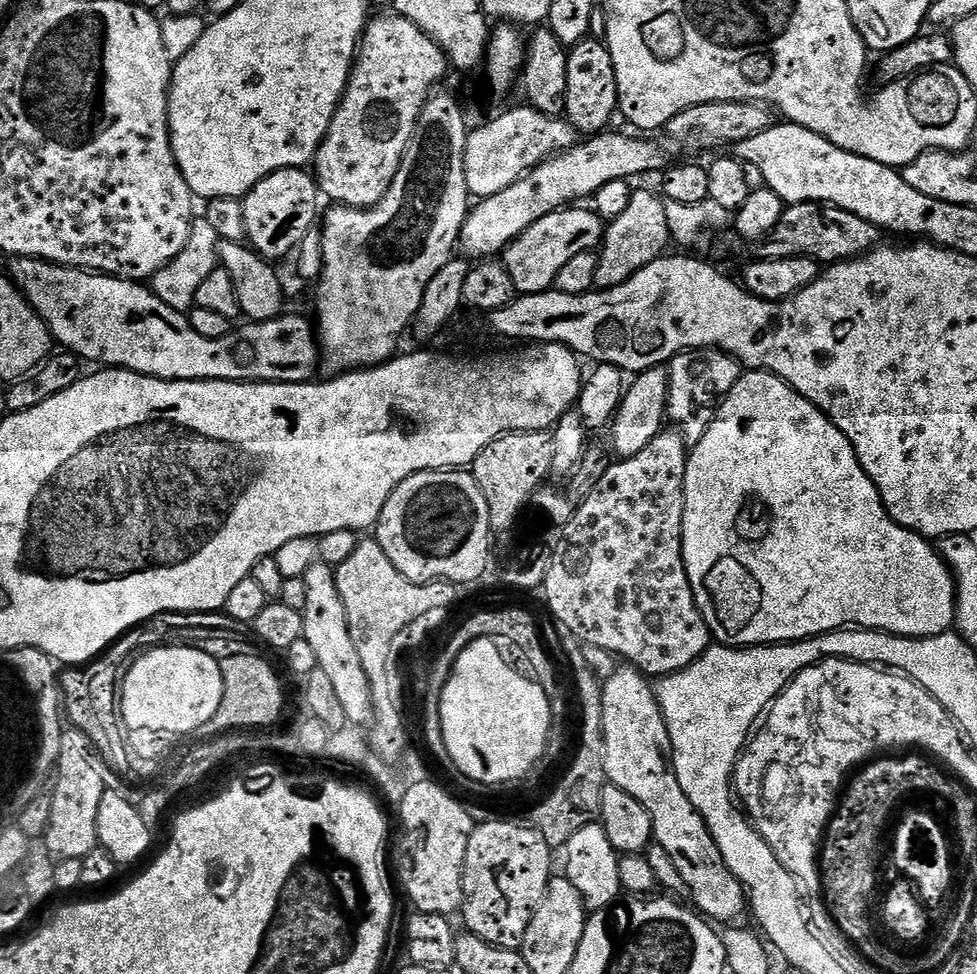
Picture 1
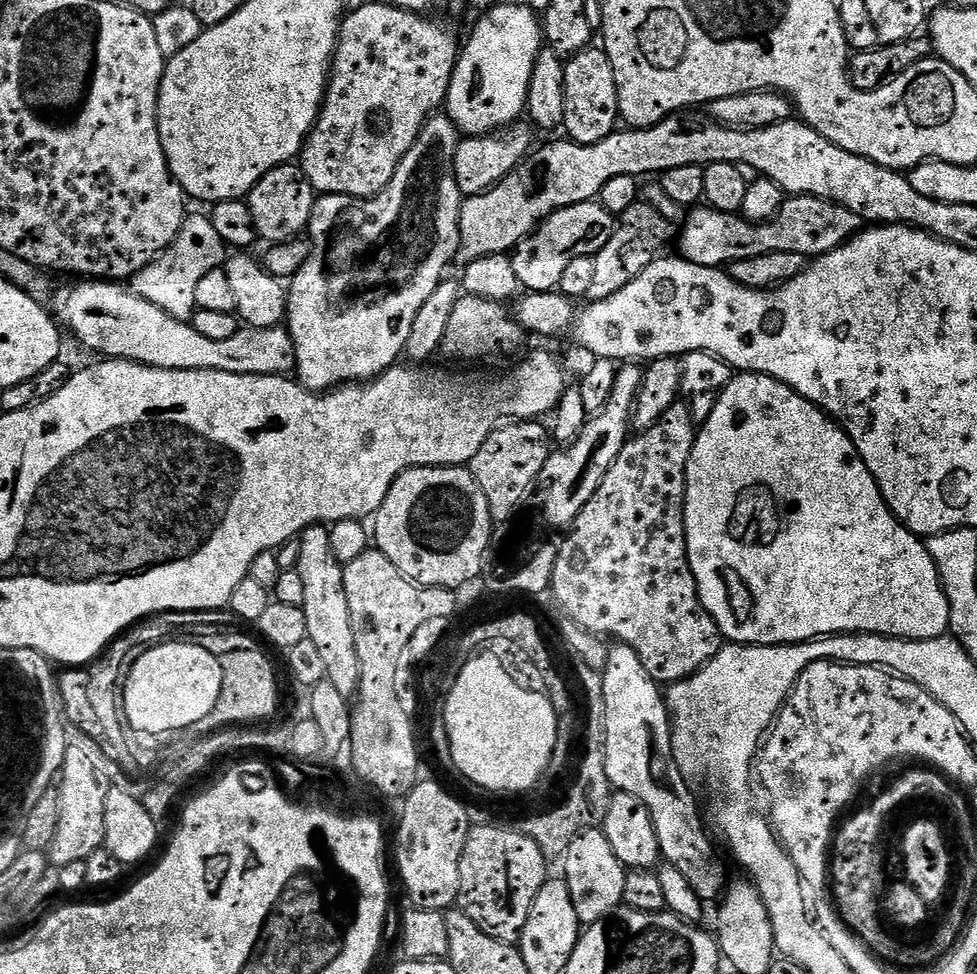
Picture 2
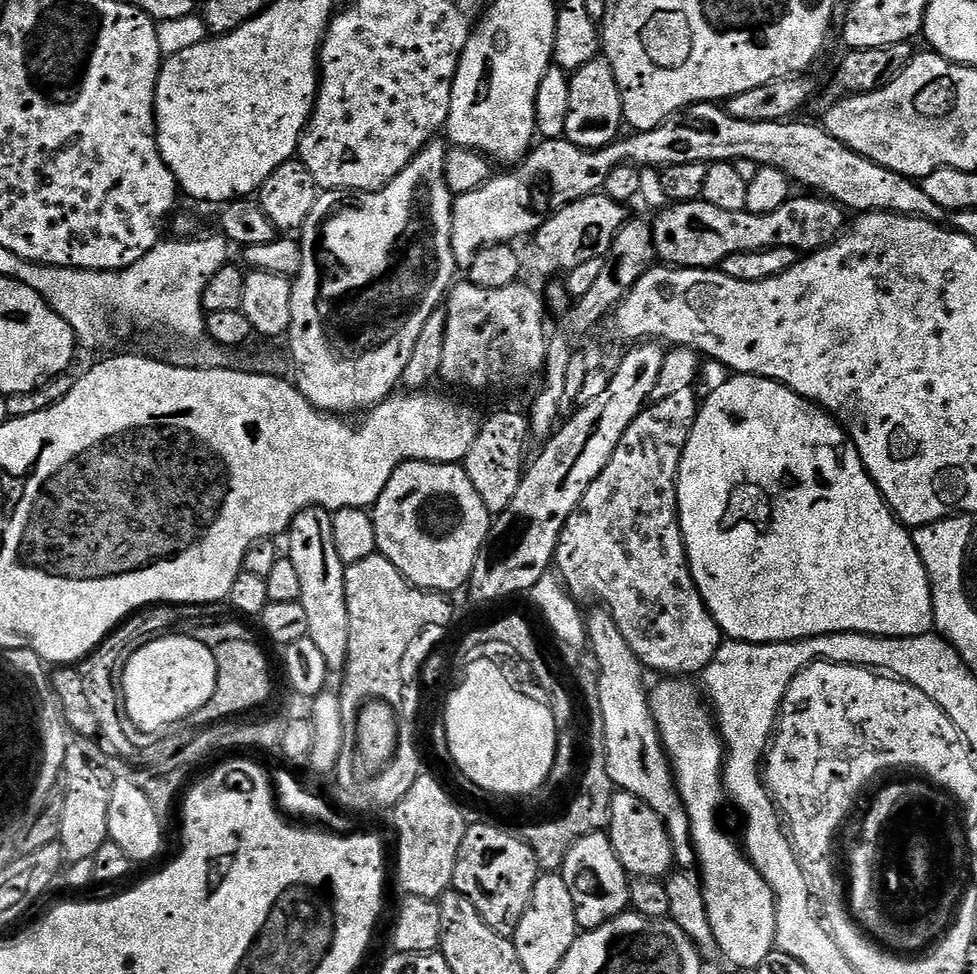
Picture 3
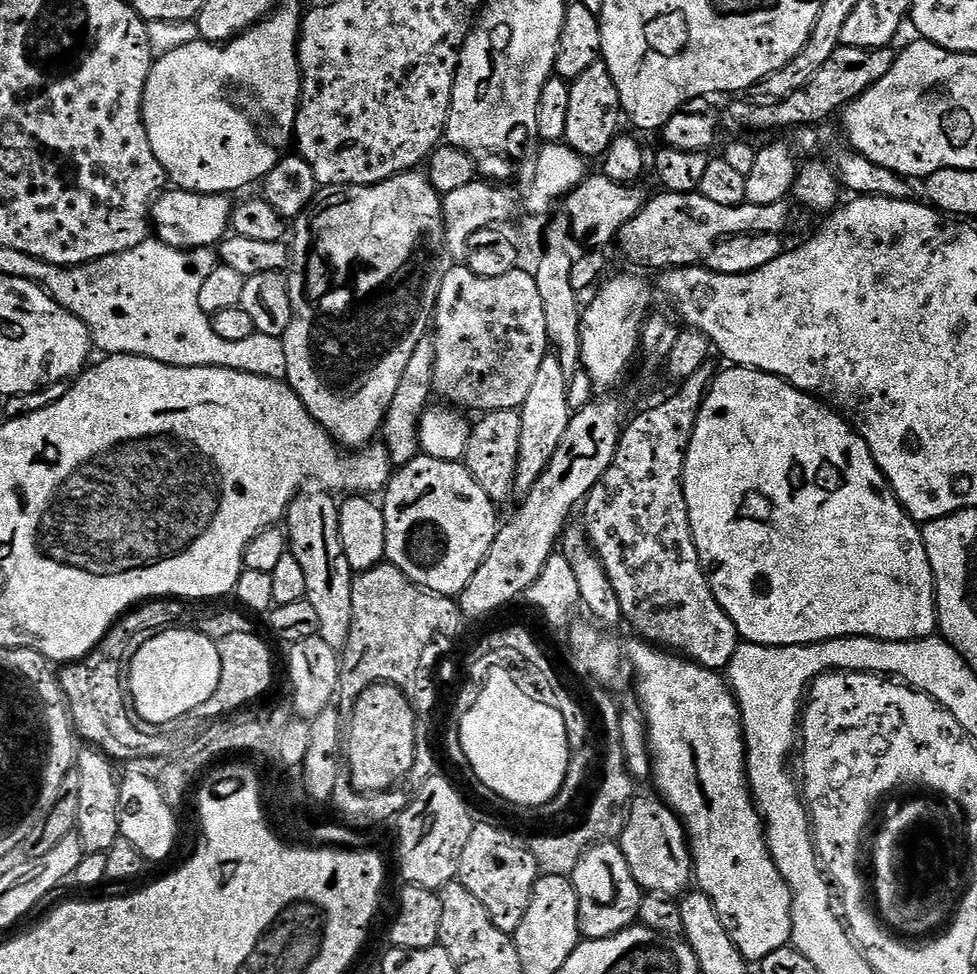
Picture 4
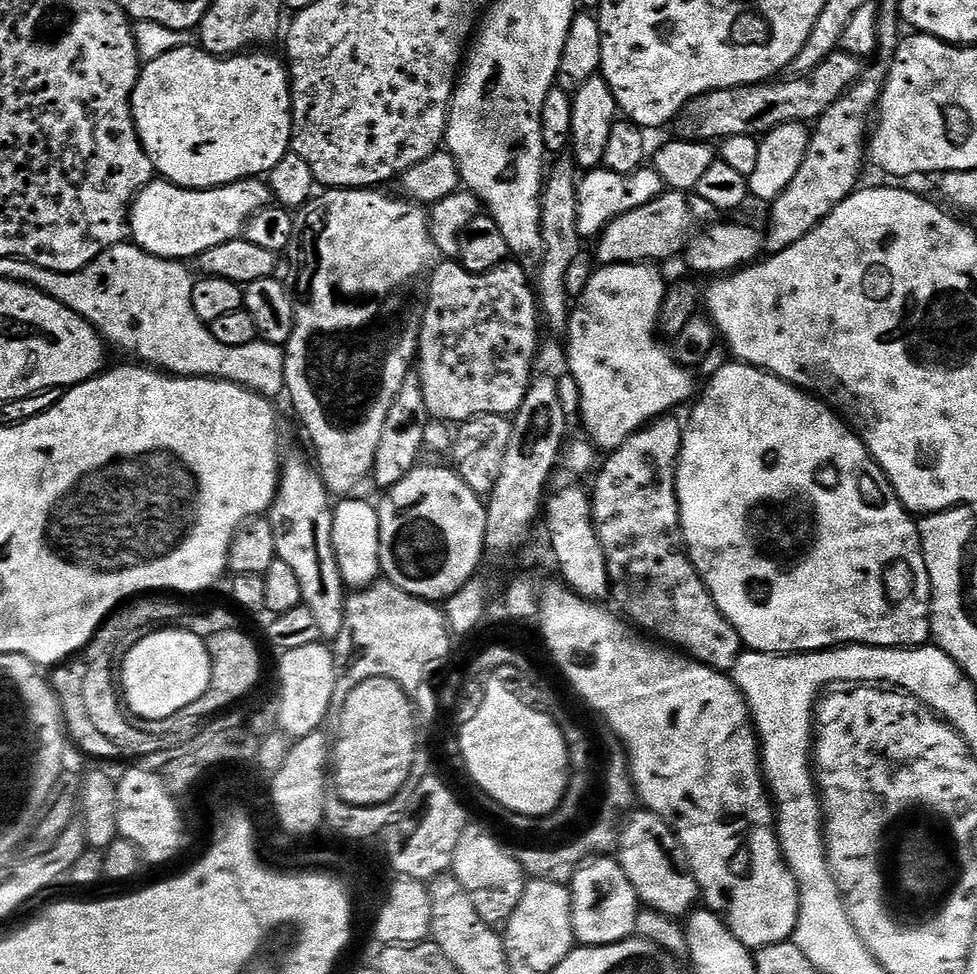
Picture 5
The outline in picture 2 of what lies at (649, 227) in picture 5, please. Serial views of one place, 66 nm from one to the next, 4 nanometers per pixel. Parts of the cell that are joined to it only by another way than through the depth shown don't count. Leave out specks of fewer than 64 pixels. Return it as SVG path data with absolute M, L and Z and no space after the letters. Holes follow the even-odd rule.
M788 196L771 220L745 220L734 212L719 212L707 206L696 206L687 213L680 232L683 259L698 266L723 269L746 258L762 258L762 254L802 254L806 258L825 256L841 248L861 231L858 214L846 206L817 196Z

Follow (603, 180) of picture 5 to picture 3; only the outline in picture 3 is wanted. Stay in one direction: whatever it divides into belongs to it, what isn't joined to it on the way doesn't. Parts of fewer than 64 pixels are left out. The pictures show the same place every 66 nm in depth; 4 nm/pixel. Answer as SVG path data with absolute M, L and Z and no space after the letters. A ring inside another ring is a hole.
M603 194L584 196L565 208L559 208L545 220L542 227L536 229L531 237L530 258L532 268L540 276L555 277L555 272L567 273L568 269L578 266L595 256L607 257L612 249L614 238L626 219L625 205L619 204Z

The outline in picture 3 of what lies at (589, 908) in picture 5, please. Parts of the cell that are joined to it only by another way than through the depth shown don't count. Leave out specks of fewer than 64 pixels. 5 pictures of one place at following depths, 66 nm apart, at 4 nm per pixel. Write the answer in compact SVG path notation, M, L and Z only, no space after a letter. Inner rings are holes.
M607 831L586 834L586 838L575 840L566 854L562 875L574 898L574 914L581 929L591 930L610 922L615 916L629 911L628 890L630 877L610 842Z

